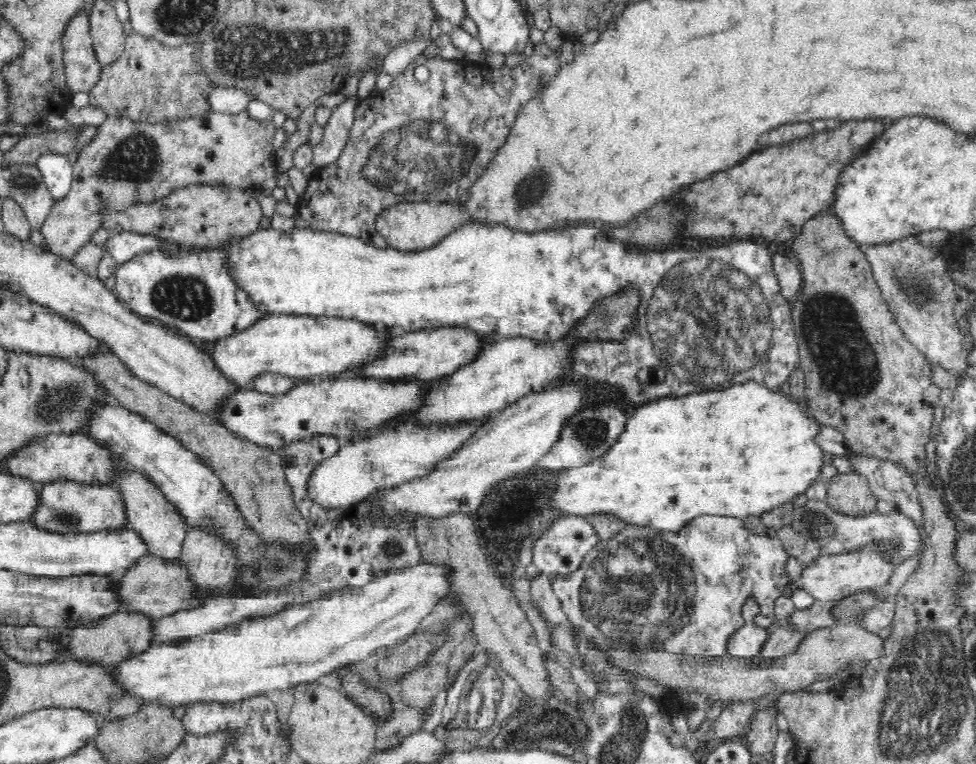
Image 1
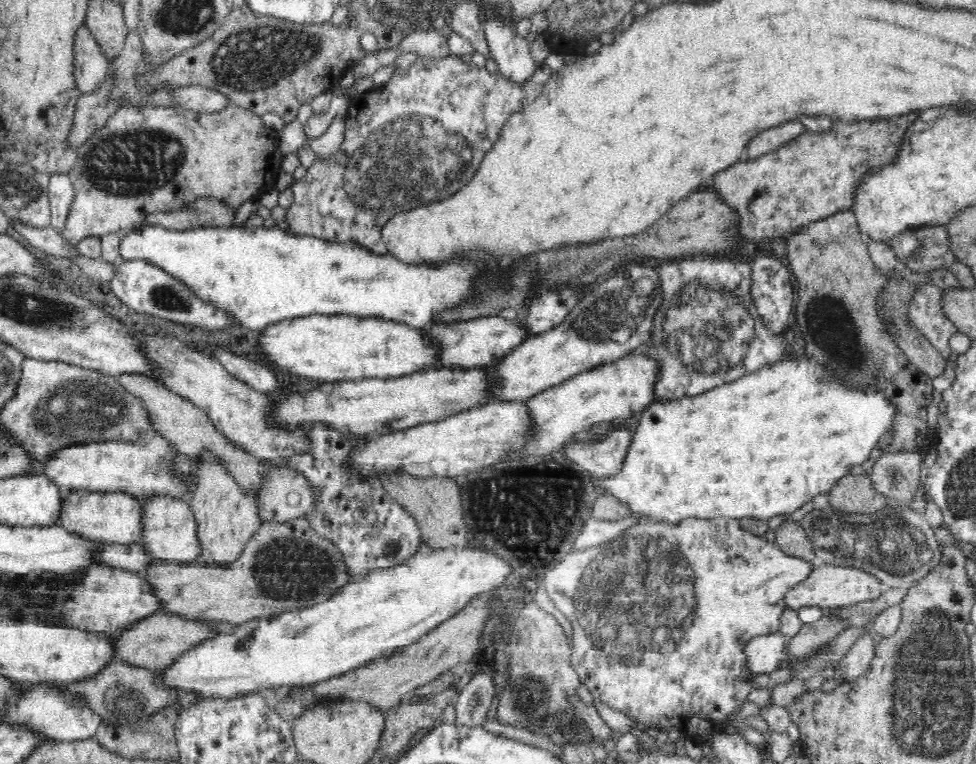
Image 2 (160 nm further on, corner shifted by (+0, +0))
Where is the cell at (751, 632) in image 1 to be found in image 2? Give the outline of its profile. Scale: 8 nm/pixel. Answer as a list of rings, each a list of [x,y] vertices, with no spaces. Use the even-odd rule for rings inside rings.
[[[779,631],[751,636],[741,650],[748,670],[752,673],[765,673],[785,664],[785,660],[791,658],[785,649],[786,641],[787,637]]]

